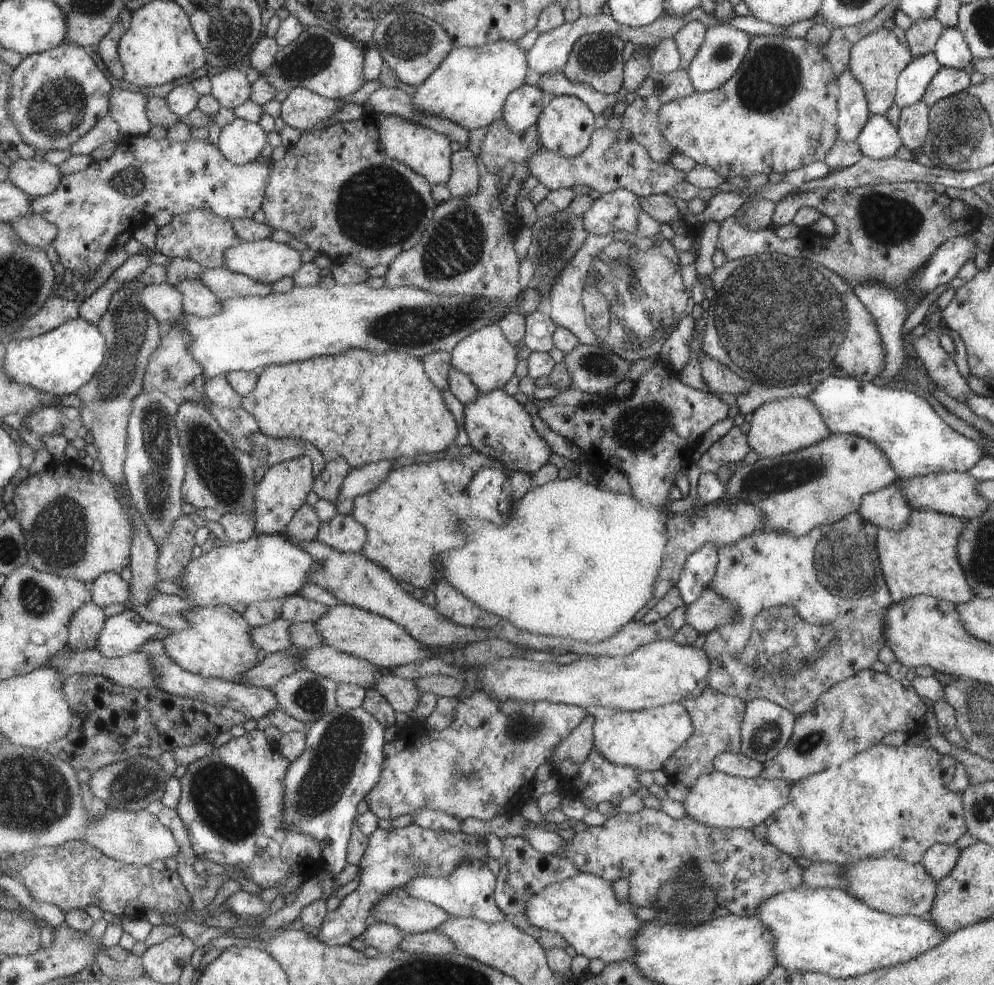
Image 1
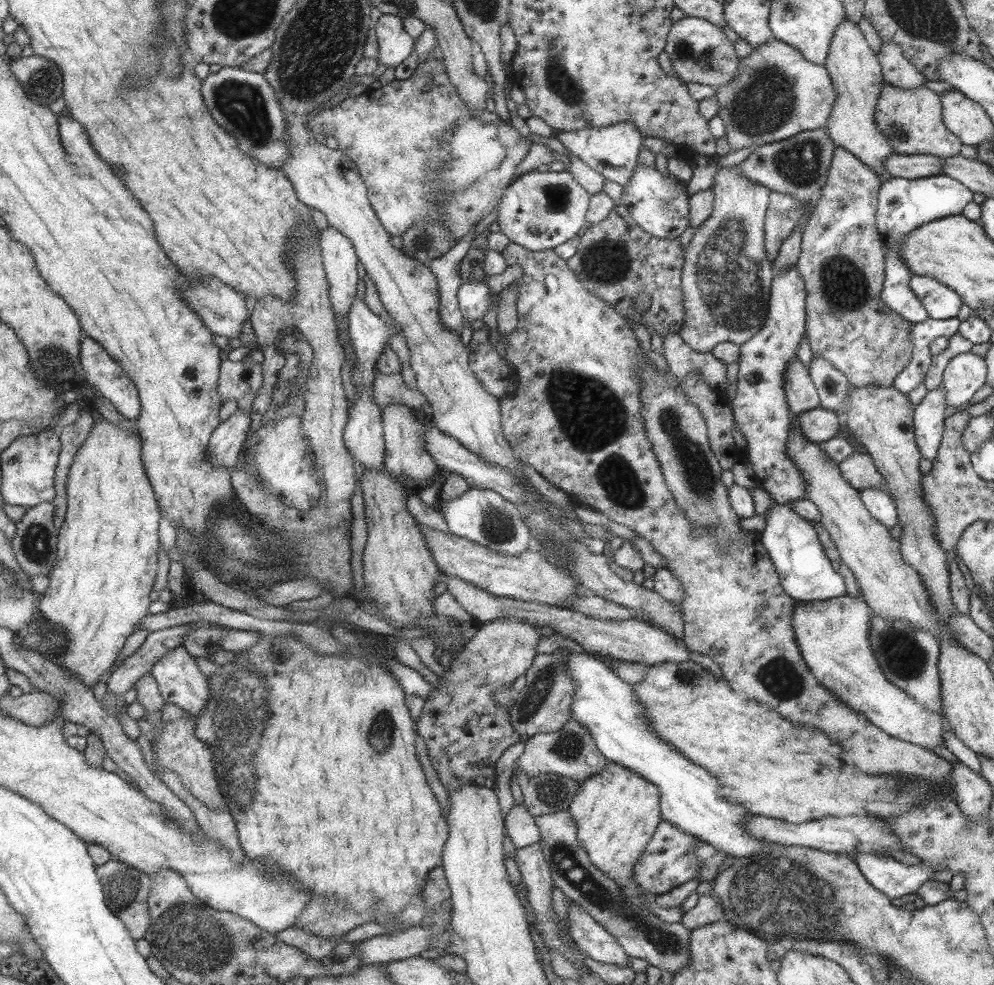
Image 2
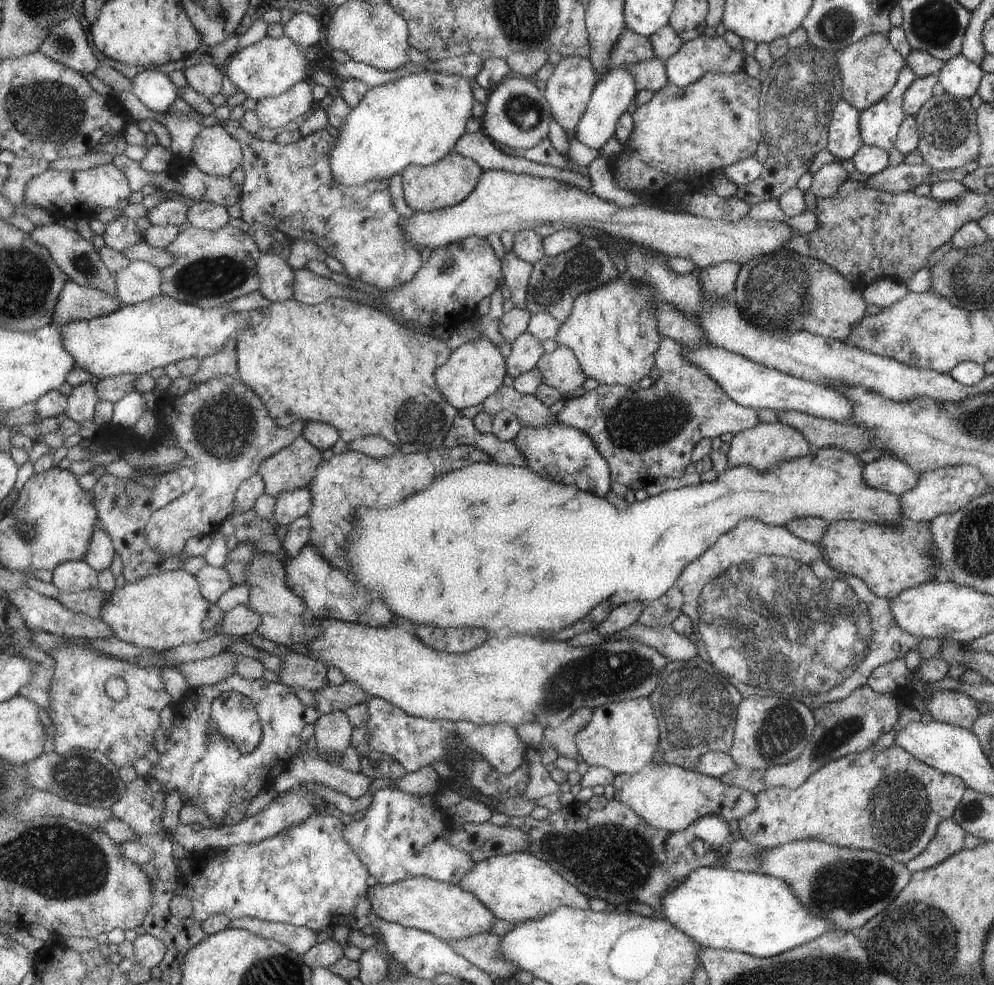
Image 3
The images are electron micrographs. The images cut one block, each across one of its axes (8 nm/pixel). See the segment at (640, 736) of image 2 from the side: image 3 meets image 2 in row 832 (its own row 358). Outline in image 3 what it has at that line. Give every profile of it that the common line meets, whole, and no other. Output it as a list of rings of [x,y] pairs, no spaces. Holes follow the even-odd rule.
[[[707,344],[691,350],[682,346],[682,353],[688,363],[701,367],[730,395],[731,400],[744,407],[771,408],[773,411],[796,410],[820,419],[845,423],[852,416],[856,406],[851,399],[831,386],[792,377],[790,374],[742,357],[739,353],[730,353],[721,347]]]

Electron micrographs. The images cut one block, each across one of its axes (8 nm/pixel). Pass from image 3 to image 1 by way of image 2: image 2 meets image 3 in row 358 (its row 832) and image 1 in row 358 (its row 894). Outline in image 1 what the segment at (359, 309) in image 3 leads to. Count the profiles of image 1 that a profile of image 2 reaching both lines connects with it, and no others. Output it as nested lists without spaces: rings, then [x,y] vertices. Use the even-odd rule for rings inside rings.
[[[349,348],[338,356],[320,355],[301,362],[271,364],[261,370],[255,388],[242,398],[239,408],[255,420],[260,433],[272,438],[307,440],[321,450],[326,462],[341,456],[352,468],[385,458],[410,459],[422,454],[435,456],[453,443],[459,427],[447,407],[446,398],[425,375],[422,358],[396,351],[378,354]]]

